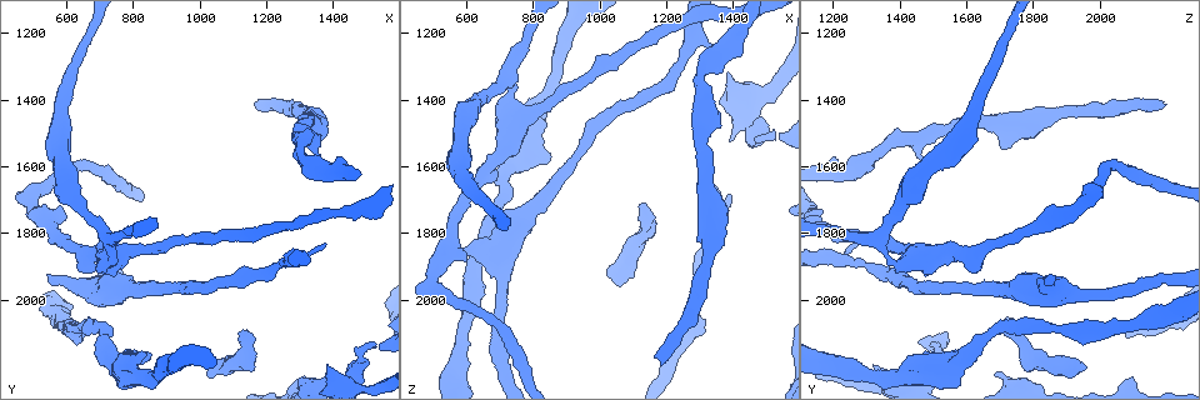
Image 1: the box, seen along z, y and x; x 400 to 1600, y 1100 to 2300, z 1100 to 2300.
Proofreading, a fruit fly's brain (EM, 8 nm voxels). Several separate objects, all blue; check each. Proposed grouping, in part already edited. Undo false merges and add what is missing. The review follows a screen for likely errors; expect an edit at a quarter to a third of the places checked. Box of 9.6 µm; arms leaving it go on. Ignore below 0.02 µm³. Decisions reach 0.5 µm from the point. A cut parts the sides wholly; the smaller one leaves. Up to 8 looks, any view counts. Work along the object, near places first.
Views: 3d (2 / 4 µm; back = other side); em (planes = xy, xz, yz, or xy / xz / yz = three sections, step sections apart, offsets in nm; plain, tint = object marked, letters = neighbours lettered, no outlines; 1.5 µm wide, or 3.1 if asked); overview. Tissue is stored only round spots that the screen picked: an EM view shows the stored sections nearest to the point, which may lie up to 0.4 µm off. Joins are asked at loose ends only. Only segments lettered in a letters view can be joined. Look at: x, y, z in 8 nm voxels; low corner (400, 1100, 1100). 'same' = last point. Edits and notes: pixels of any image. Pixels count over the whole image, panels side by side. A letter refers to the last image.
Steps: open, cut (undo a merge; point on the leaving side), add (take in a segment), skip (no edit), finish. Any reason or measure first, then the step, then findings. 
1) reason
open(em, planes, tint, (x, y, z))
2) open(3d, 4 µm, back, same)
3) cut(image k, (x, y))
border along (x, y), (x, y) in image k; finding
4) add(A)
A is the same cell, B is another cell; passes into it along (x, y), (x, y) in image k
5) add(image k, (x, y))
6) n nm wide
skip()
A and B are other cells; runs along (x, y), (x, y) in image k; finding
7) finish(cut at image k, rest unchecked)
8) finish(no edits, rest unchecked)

an open end
open(3d, 4 µm, (1370, 1830, 1270))

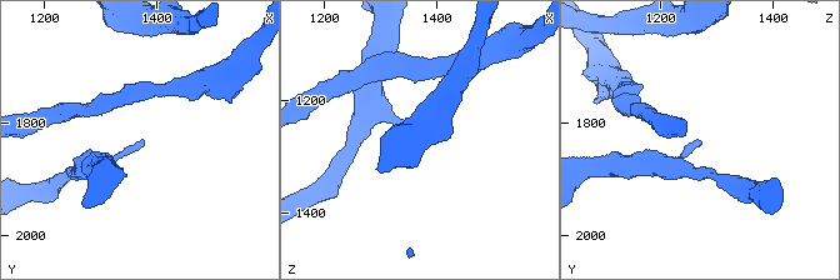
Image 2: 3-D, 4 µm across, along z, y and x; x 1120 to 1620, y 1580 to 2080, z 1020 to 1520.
now the EM
open(em, yz, step 4, letters, (1375, 1830, 1265))

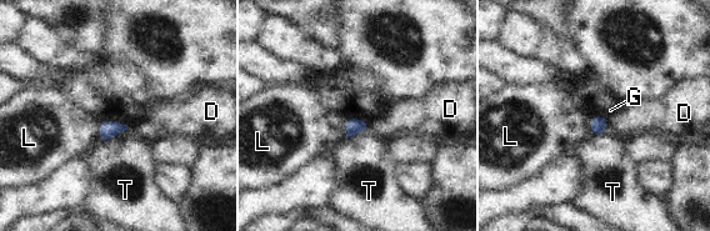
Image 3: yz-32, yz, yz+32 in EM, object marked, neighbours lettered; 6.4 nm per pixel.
another direction
open(em, planes, letters, same)

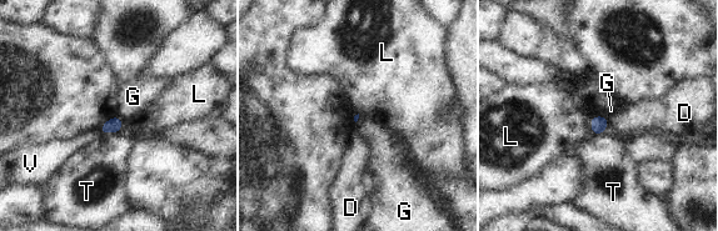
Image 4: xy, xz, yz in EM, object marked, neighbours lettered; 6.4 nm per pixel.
skip()
D, G, L, T and V are other cells; border along (115, 115), (124, 121) in image 4; none of them fits

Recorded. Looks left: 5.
calibre changes
open(em, xy, step 4, tint, (1480, 2200, 1510))

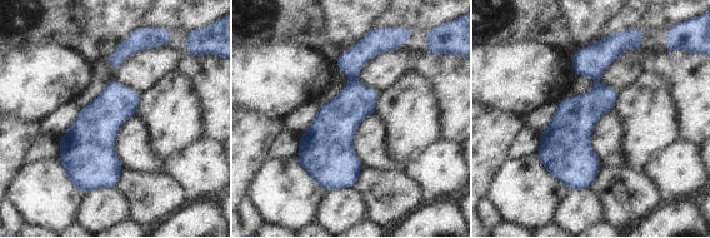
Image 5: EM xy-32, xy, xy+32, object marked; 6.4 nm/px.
open(em, planes, tint, same)

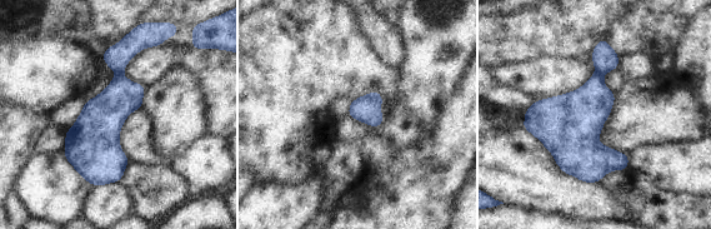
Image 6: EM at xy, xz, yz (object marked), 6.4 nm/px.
see the neighbours
open(em, planes, letters, same)

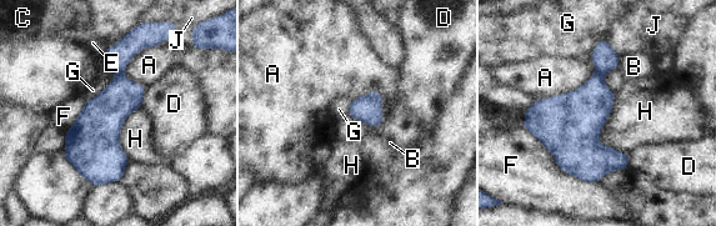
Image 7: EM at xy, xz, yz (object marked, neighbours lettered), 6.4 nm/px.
280 nm wide
cut(image 7, (605, 59))
A, B, C, D, E, F, G, H and J are other cells; border along (596, 73), (602, 76) in image 7; a second neuron is stuck on

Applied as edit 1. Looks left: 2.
see it whole again
open(overview)

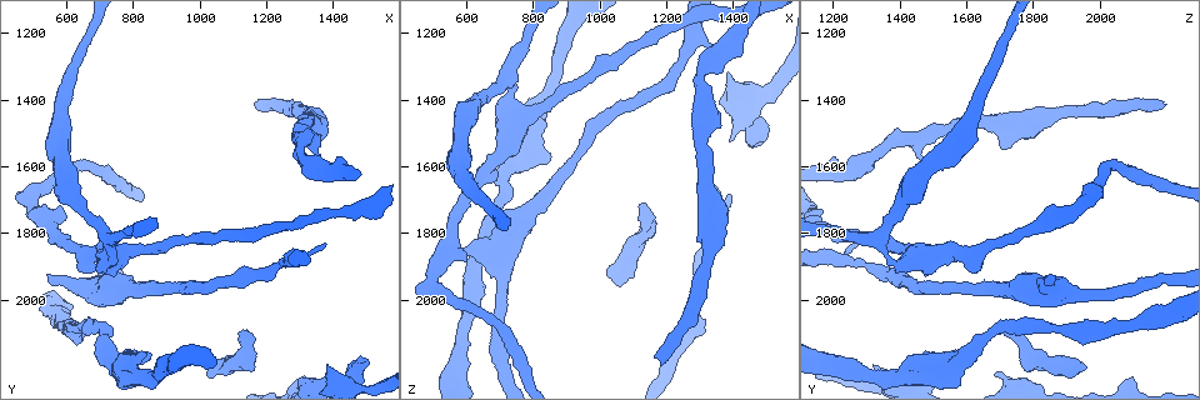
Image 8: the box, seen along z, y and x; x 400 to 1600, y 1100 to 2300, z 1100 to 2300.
branch stops here
open(em, yz, step 8, letters, (1180, 1420, 2190))

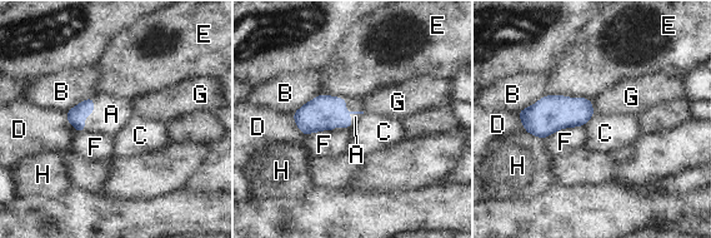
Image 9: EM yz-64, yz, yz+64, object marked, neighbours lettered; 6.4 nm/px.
add(A)
A is the same cell, B, C, D, E, F, G and H are other cells; passes into it along (319, 114), (353, 122), (355, 117) in image 9; it goes on there

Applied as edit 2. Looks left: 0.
finish(cut at image 7, add at image 9, rest unchecked)

